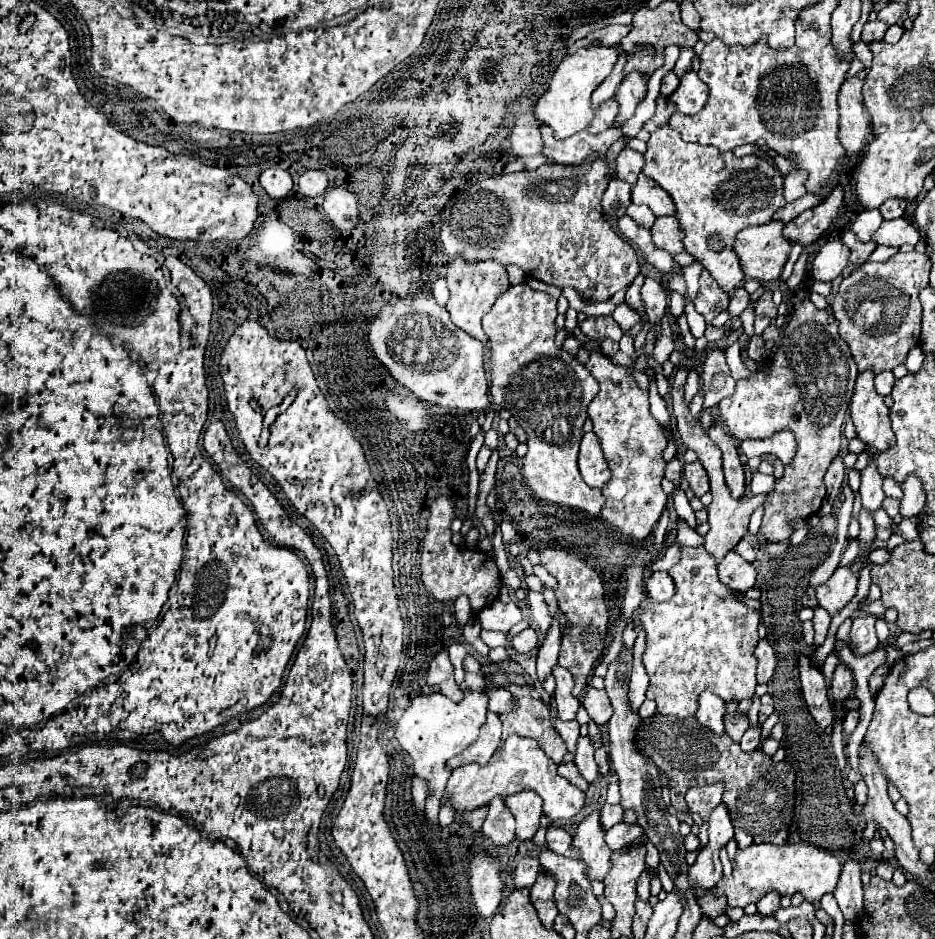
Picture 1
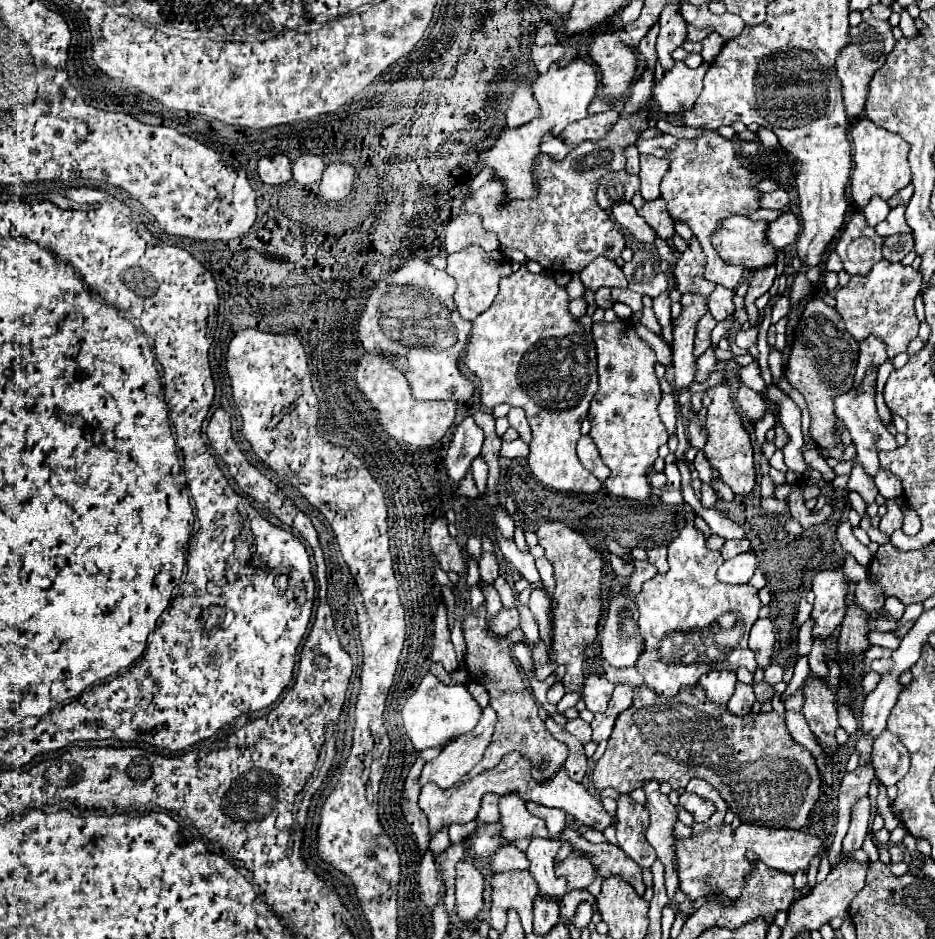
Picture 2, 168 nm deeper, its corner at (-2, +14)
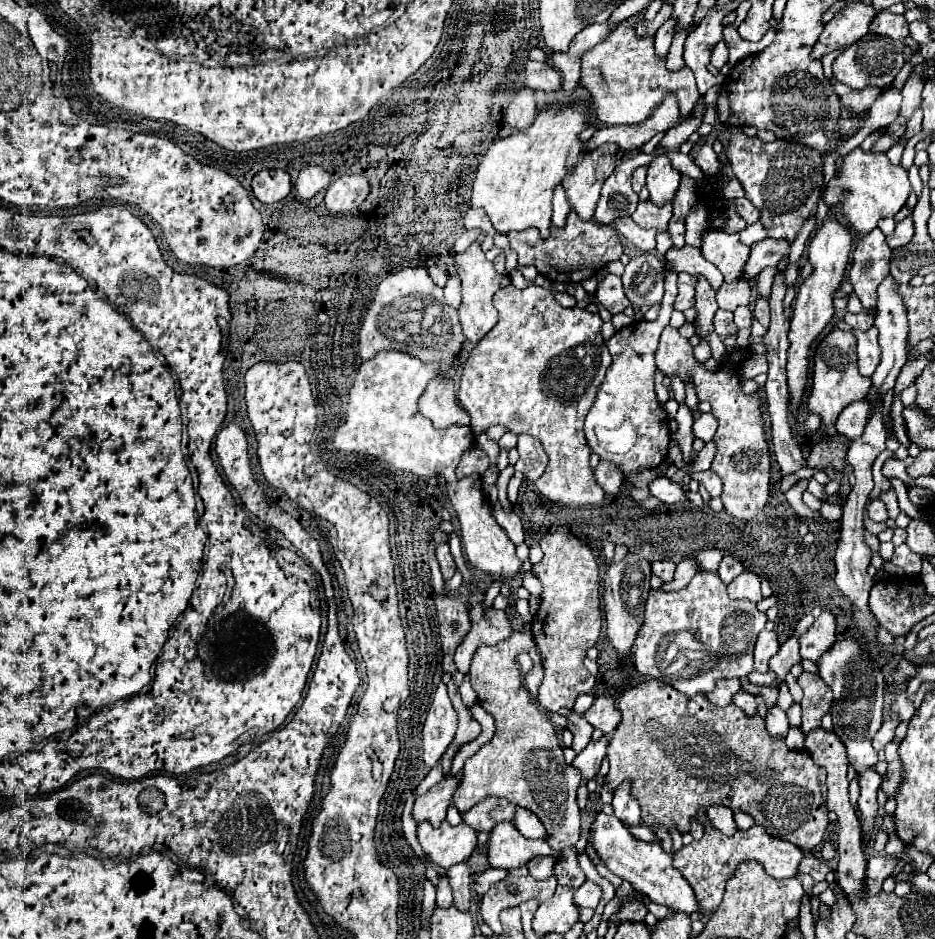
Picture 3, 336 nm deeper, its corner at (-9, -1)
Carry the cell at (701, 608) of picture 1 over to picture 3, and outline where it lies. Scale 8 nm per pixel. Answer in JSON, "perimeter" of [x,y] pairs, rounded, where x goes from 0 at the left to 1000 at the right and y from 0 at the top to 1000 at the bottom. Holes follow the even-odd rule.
{"perimeter":[[[749,608],[732,627],[695,629],[676,708],[695,723],[717,727],[729,740],[757,738],[768,723],[791,723],[806,715],[806,685],[819,661],[809,642],[781,638],[768,610]]]}

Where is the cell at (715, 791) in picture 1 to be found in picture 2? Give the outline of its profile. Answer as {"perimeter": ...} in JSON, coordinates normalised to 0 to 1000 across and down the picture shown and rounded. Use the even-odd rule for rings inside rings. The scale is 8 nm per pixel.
{"perimeter":[[[739,831],[733,839],[733,843],[741,843],[750,850],[760,852],[767,863],[756,875],[741,875],[739,878],[739,890],[733,895],[726,895],[722,899],[724,903],[724,922],[726,922],[726,946],[737,954],[739,961],[760,952],[760,950],[775,950],[778,954],[786,956],[795,948],[795,937],[799,935],[799,929],[803,927],[801,918],[797,918],[797,907],[803,905],[810,909],[810,914],[829,924],[844,931],[850,931],[852,927],[863,927],[865,916],[876,909],[882,912],[884,905],[878,905],[878,892],[867,890],[857,884],[844,884],[844,882],[820,882],[820,880],[807,880],[807,878],[793,878],[786,884],[773,875],[778,864],[778,856],[769,843],[752,833],[752,831]]]}

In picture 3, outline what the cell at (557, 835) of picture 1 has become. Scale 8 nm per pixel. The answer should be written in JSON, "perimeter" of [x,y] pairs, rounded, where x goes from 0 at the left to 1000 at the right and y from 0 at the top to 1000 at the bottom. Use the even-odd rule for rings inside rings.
{"perimeter":[[[554,859],[550,879],[563,894],[584,894],[584,881],[580,881],[580,876],[575,876],[575,870],[569,864]]]}

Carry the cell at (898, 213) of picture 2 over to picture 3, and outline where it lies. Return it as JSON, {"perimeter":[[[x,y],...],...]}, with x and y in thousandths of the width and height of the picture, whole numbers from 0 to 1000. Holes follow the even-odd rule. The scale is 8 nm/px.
{"perimeter":[[[969,231],[967,235],[958,237],[958,244],[956,244],[954,250],[948,252],[948,259],[954,265],[958,265],[958,263],[965,263],[965,261],[971,261],[975,250],[978,250],[978,235],[975,235],[975,231]]]}

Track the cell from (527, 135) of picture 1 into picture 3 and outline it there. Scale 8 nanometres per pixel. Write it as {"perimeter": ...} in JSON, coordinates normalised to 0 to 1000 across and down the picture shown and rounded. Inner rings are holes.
{"perimeter":[[[556,95],[550,103],[550,108],[541,116],[541,129],[550,137],[558,140],[567,135],[573,127],[573,108],[571,108],[571,97],[569,95]]]}

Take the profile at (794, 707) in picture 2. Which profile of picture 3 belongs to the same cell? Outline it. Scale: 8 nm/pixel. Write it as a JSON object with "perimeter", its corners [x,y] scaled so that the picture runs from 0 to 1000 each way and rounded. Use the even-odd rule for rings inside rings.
{"perimeter":[[[860,715],[852,723],[853,729],[860,736],[858,744],[858,778],[860,783],[873,774],[877,774],[879,761],[888,755],[890,751],[890,740],[888,732],[877,723],[875,719],[867,719]]]}

